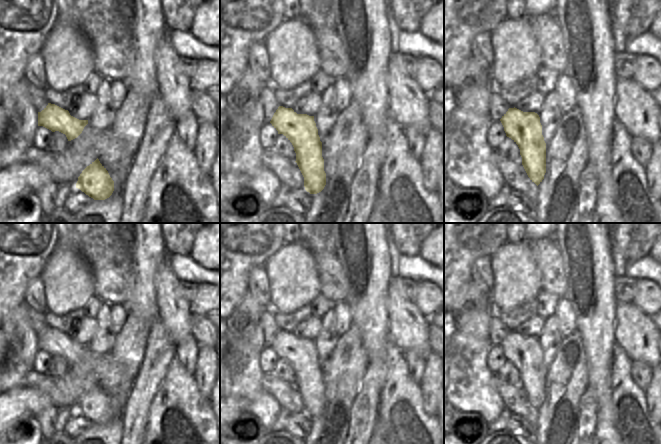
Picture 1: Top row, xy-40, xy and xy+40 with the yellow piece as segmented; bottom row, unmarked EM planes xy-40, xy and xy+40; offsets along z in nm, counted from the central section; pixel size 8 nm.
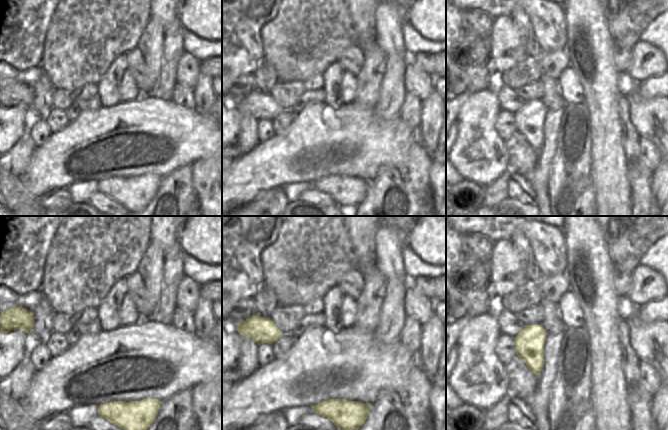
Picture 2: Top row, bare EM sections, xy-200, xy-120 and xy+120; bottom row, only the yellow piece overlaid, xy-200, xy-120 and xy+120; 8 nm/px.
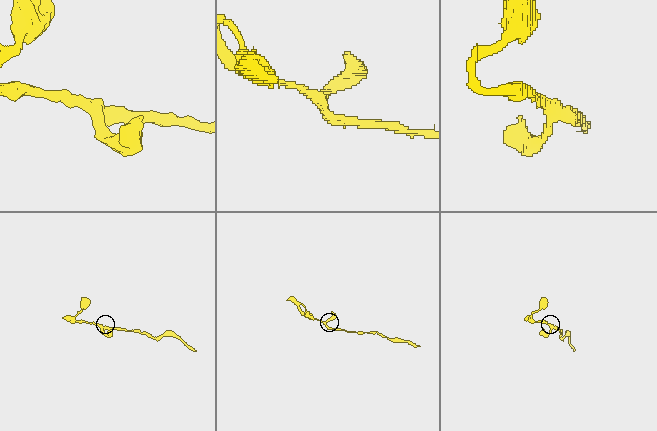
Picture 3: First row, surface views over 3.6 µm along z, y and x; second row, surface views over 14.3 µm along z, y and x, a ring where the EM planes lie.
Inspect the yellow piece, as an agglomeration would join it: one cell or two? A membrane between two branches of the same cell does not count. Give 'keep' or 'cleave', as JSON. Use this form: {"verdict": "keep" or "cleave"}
{"verdict": "keep"}

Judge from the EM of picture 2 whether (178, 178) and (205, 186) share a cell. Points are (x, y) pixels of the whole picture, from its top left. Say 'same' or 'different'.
different

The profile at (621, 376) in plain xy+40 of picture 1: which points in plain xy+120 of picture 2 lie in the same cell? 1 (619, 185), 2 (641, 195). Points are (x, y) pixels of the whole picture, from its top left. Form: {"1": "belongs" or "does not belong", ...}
{"1": "does not belong", "2": "belongs"}

